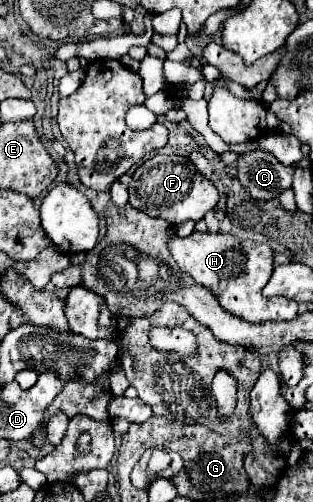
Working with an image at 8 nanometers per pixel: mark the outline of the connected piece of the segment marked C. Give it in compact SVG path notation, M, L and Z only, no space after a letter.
M253 148L237 154L235 176L251 194L251 198L259 202L269 202L291 188L293 170L281 164L267 150Z

